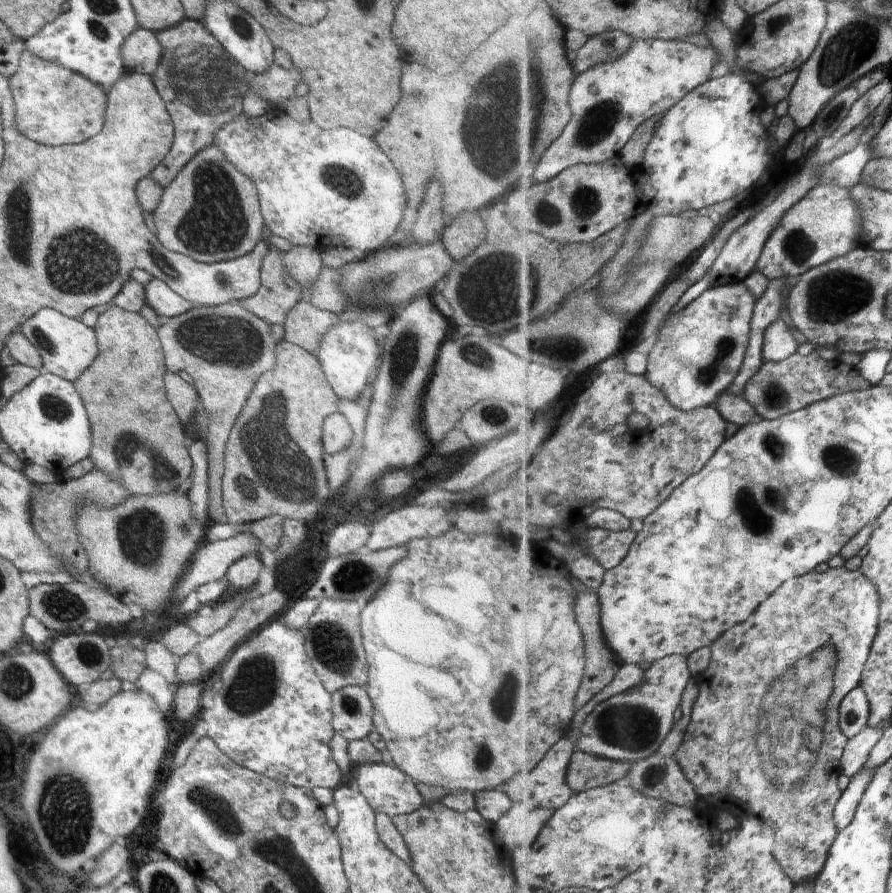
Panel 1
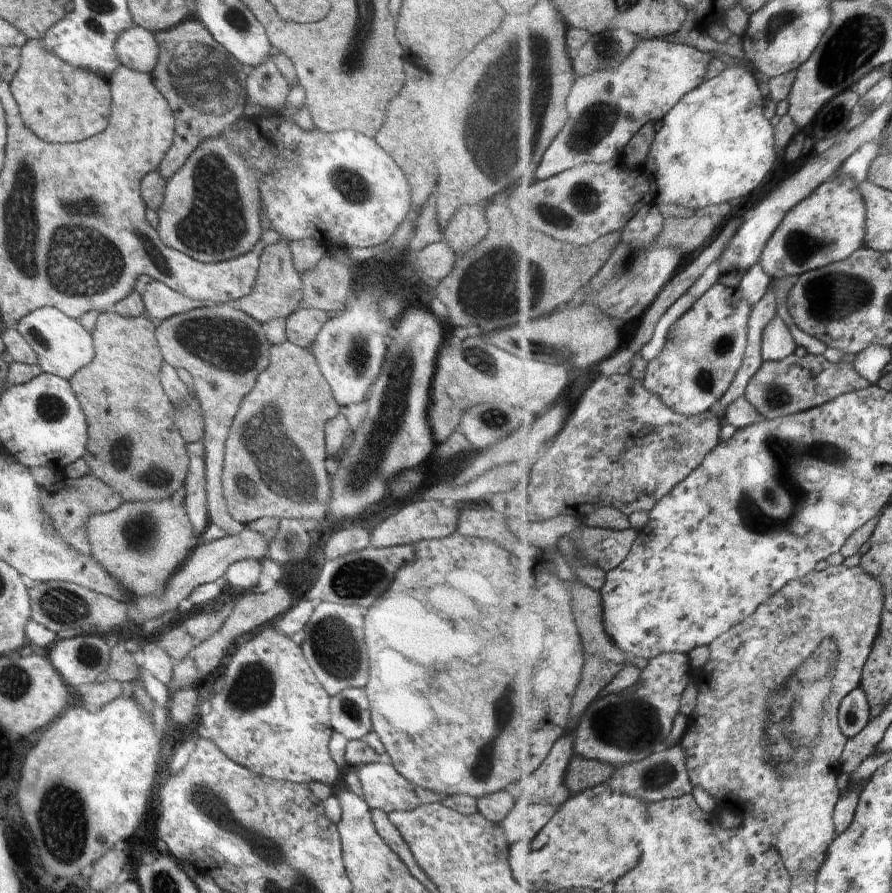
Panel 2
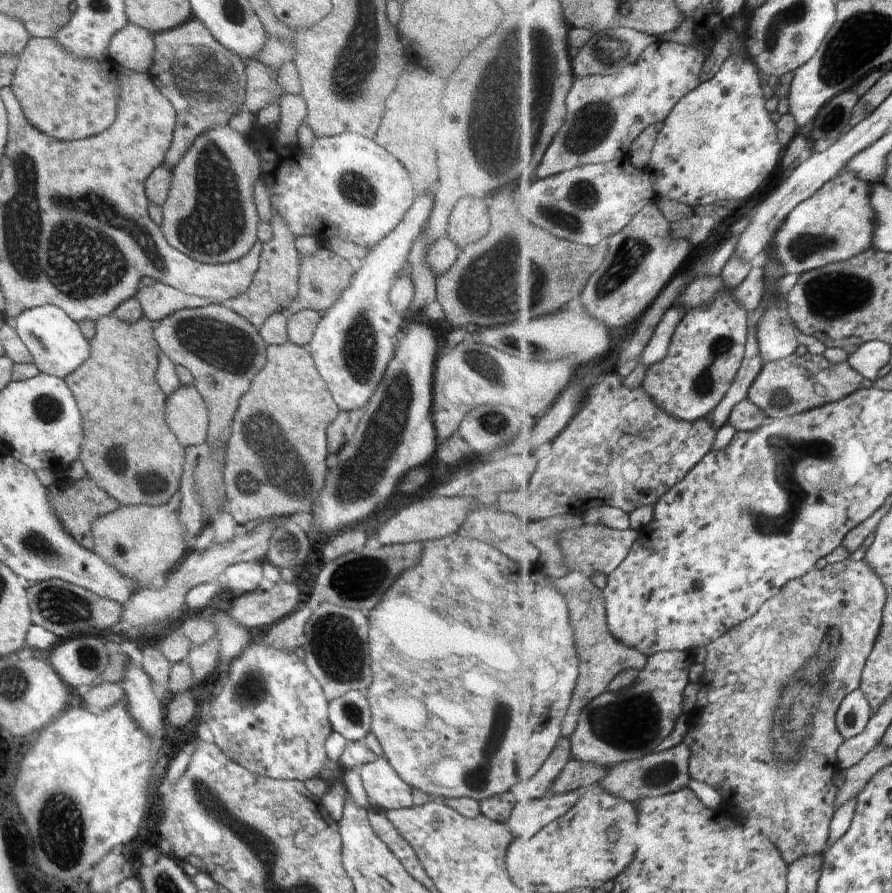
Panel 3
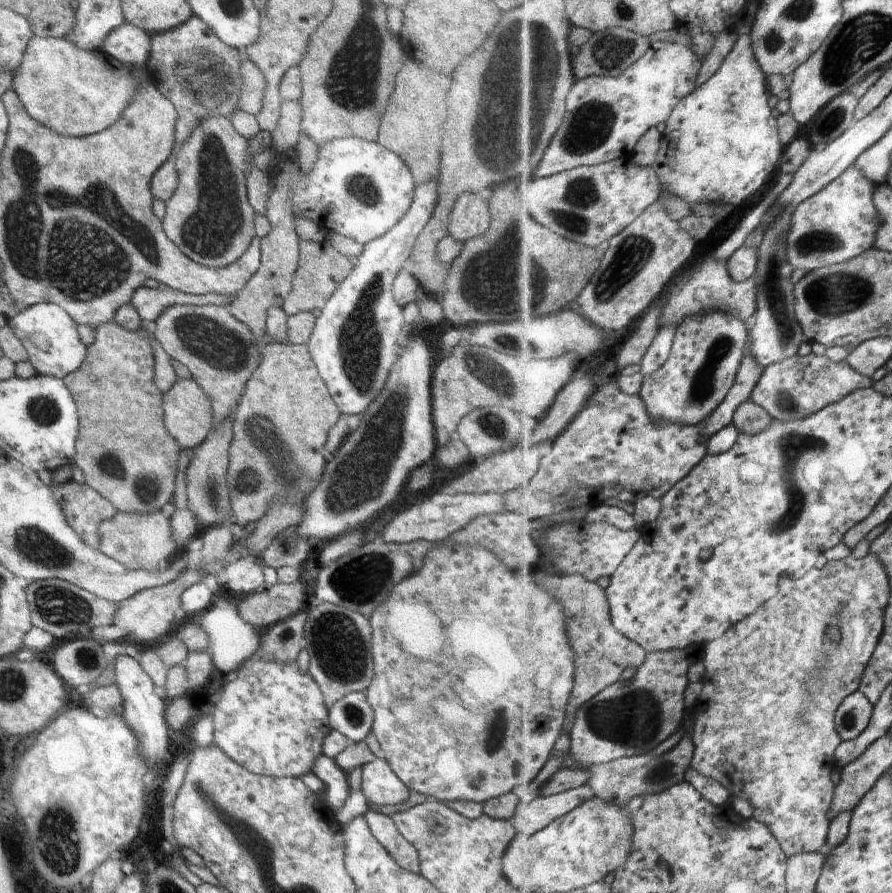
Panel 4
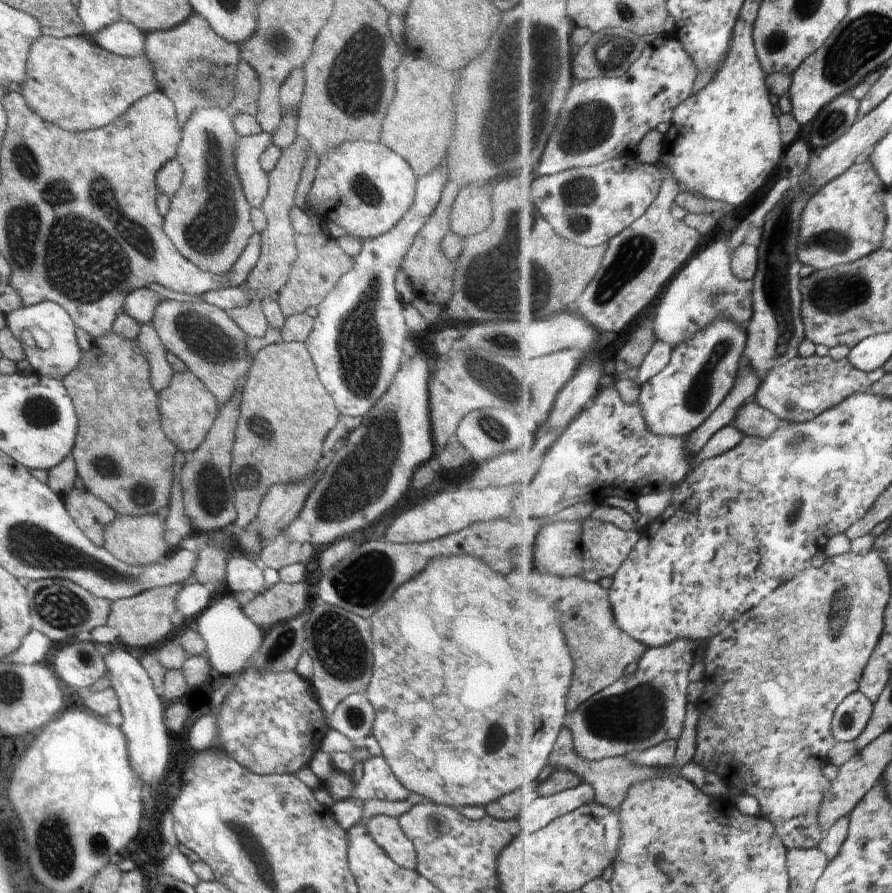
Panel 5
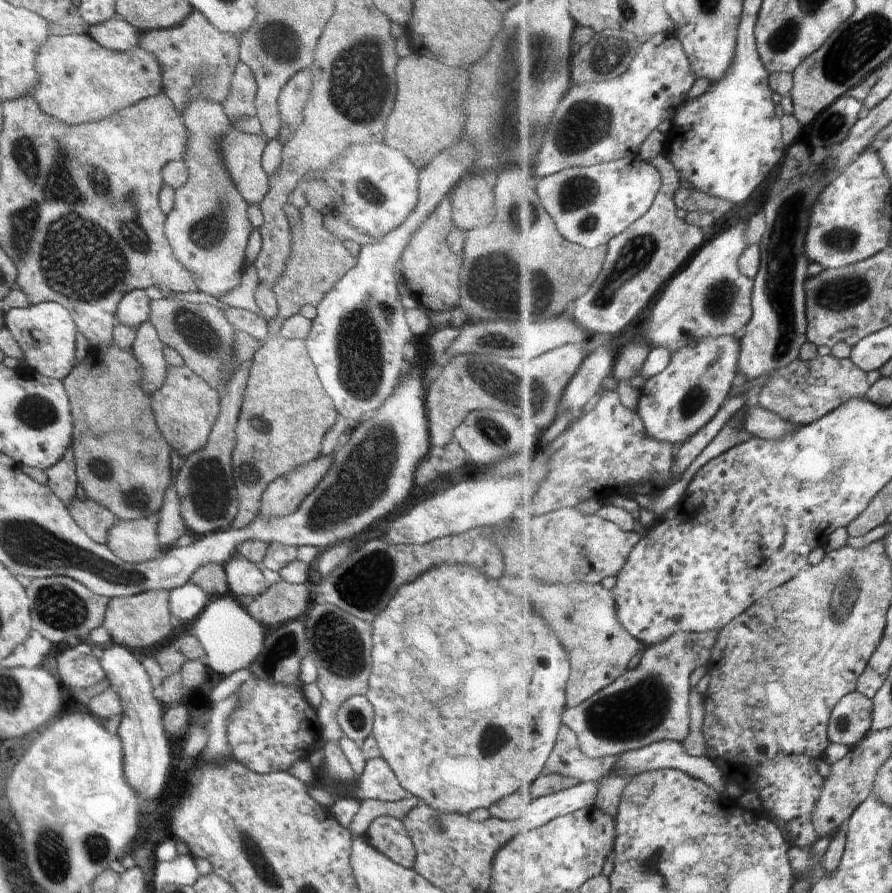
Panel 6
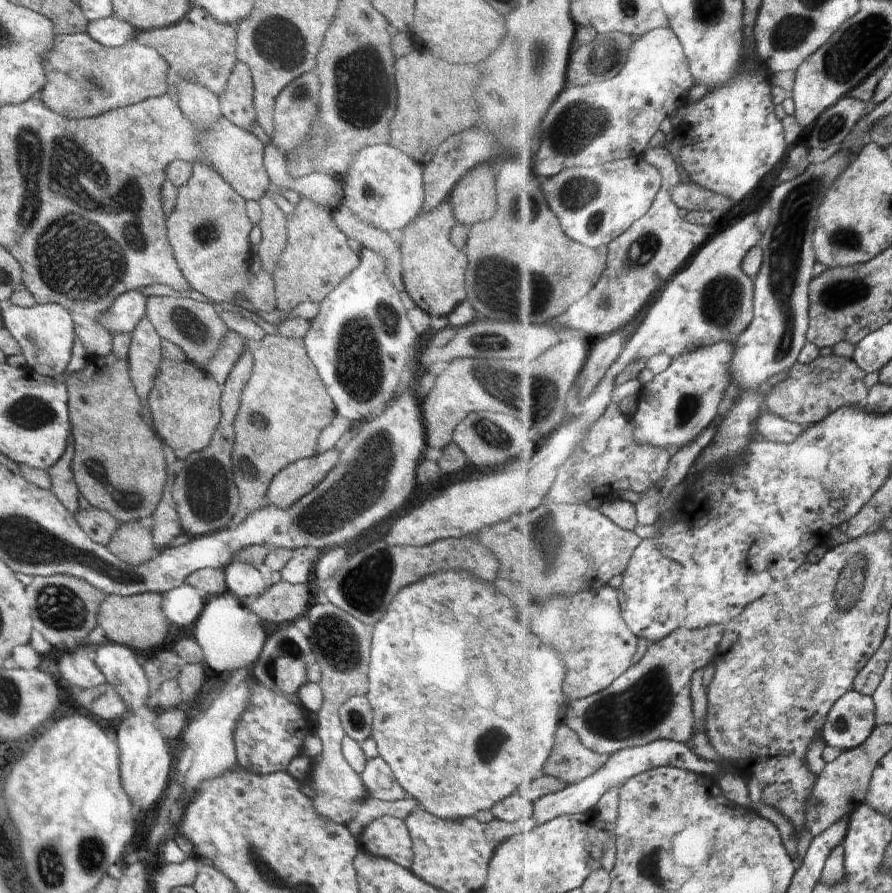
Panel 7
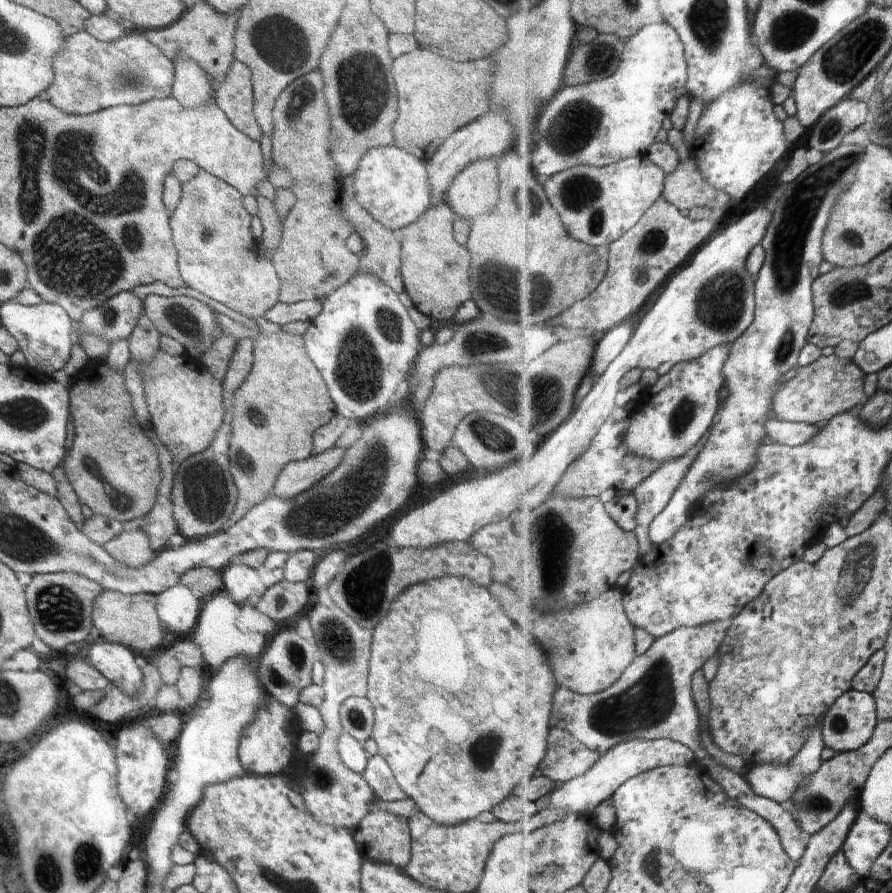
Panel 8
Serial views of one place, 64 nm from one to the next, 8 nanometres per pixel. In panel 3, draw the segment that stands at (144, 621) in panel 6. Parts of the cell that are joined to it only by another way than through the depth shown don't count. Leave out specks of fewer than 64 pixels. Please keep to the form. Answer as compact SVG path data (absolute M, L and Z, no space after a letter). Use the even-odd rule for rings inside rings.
M278 521L260 524L256 528L246 532L244 535L236 536L230 542L224 544L211 544L204 550L193 550L182 559L176 568L167 575L167 581L162 588L140 590L133 592L130 600L123 604L122 622L126 622L132 628L132 633L136 633L140 626L152 626L158 622L171 621L181 614L181 605L185 602L188 590L192 590L199 584L218 582L218 578L228 566L242 561L259 561L265 560L266 551L270 536L274 528L278 526Z

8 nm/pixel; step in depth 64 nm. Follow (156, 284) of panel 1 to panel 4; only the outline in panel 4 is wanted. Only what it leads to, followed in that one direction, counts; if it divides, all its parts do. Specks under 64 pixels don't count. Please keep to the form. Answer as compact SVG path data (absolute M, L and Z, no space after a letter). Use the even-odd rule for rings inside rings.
M159 284L157 288L140 287L130 299L138 316L147 324L152 324L164 314L168 306L202 306L214 305L225 307L235 296L220 296L220 294L189 295L168 286Z

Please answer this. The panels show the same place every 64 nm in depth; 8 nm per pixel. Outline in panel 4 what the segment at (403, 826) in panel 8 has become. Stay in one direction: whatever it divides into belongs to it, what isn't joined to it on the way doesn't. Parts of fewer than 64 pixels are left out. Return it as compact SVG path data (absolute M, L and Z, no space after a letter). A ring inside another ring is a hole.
M368 809L364 816L370 832L382 844L382 848L392 856L394 862L410 874L414 872L418 874L420 872L418 853L414 846L398 832L394 821L378 810Z

